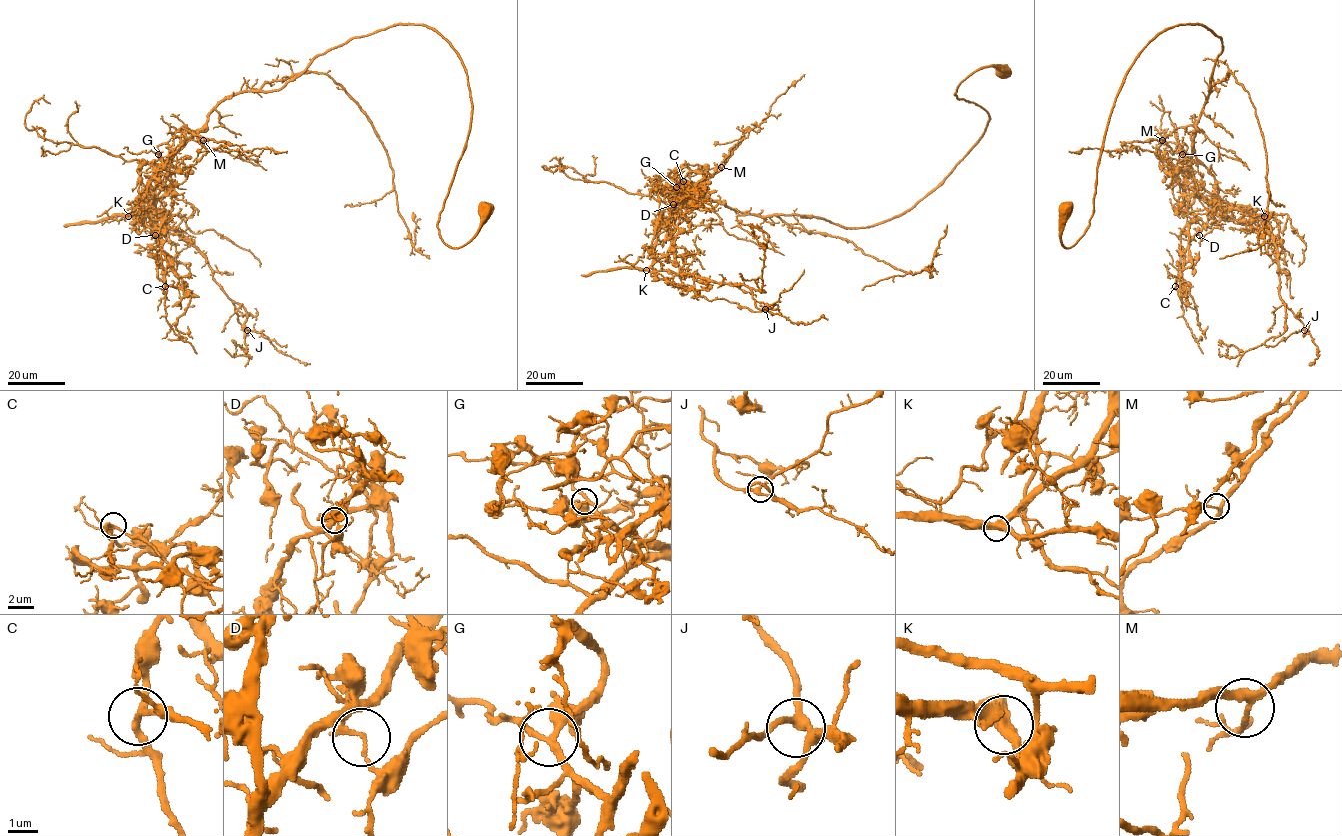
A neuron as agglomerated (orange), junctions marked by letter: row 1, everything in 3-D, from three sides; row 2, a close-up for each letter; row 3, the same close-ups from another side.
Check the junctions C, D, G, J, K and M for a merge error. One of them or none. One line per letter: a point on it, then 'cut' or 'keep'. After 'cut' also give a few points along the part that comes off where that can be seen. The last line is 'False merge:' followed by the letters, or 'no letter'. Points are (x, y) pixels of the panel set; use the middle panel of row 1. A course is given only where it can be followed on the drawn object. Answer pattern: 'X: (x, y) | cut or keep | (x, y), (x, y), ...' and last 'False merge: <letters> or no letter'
C: (683, 181) | keep
D: (673, 204) | cut | (673, 204), (667, 229), (672, 233), (672, 245), (649, 269), (764, 291), (761, 269), (768, 235), (741, 224)
G: (676, 187) | keep
J: (765, 309) | keep
K: (646, 270) | keep
M: (721, 167) | keep
False merge: D

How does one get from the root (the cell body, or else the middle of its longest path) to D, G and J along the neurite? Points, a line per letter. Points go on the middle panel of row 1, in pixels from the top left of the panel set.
D: (1003, 70), (960, 83), (988, 113), (984, 132), (890, 219), (843, 227), (690, 199), (658, 223), (673, 204)
G: (1003, 70), (974, 71), (955, 93), (988, 113), (976, 144), (910, 208), (873, 225), (742, 214), (676, 187)
J: (1003, 70), (960, 83), (988, 113), (984, 132), (886, 220), (672, 199), (679, 269), (746, 285), (765, 309)

